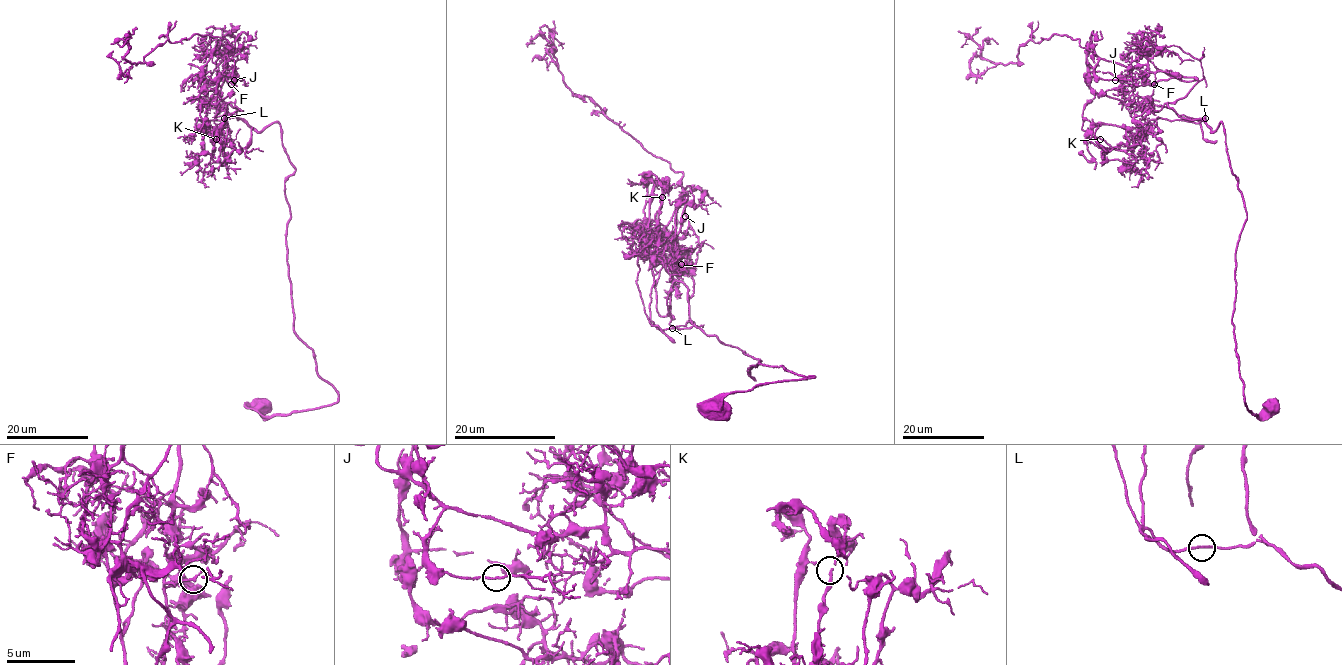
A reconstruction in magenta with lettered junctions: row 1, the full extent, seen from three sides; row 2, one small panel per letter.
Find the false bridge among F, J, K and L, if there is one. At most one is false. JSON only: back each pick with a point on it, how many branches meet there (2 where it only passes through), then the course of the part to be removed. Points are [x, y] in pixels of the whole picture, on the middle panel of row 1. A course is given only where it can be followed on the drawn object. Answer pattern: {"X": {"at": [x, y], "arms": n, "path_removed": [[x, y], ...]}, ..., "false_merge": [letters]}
{"false_merge": []}

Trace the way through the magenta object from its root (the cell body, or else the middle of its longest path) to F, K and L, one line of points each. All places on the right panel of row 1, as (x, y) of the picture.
F: (1272, 404), (1250, 411), (1239, 372), (1247, 211), (1223, 124), (1167, 105), (1197, 78), (1154, 84)
K: (1272, 404), (1250, 411), (1239, 372), (1247, 211), (1223, 124), (1166, 103), (1126, 150), (1100, 139)
L: (1272, 404), (1256, 416), (1245, 402), (1231, 316), (1235, 247), (1247, 211), (1223, 124), (1211, 132), (1205, 118)

